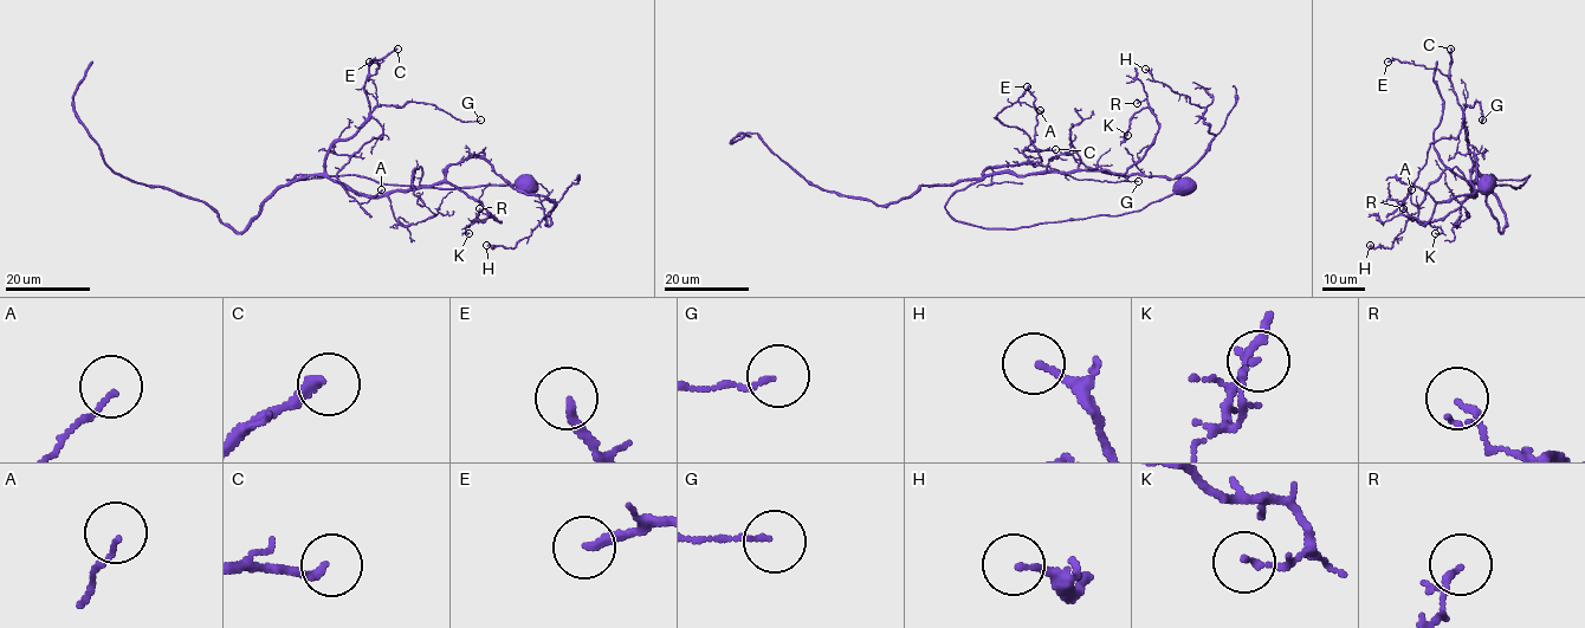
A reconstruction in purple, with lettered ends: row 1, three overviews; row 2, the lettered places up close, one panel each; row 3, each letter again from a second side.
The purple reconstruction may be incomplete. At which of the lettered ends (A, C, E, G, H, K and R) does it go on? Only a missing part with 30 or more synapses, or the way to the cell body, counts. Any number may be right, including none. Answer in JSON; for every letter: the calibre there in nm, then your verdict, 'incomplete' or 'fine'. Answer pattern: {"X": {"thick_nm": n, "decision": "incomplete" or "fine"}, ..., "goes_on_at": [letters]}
{"A": {"thick_nm": 80, "decision": "fine"}, "C": {"thick_nm": 220, "decision": "fine"}, "E": {"thick_nm": 240, "decision": "fine"}, "G": {"thick_nm": 100, "decision": "fine"}, "H": {"thick_nm": 150, "decision": "fine"}, "K": {"thick_nm": 130, "decision": "fine"}, "R": {"thick_nm": 90, "decision": "fine"}, "goes_on_at": []}

